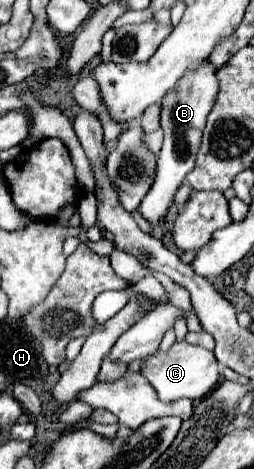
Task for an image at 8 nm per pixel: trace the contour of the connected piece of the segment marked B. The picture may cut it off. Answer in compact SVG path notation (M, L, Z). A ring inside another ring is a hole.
M204 62L196 72L190 70L188 74L184 74L176 92L168 94L168 98L164 98L164 102L162 102L164 146L162 146L160 156L158 156L158 174L156 174L156 180L150 188L150 192L146 194L146 198L142 200L142 204L138 208L138 212L150 224L156 224L166 216L168 208L174 202L176 190L182 186L186 174L194 168L196 154L198 154L198 148L202 142L202 130L206 124L208 110L212 108L212 102L216 98L216 90L218 90L216 70L212 70L210 62Z

